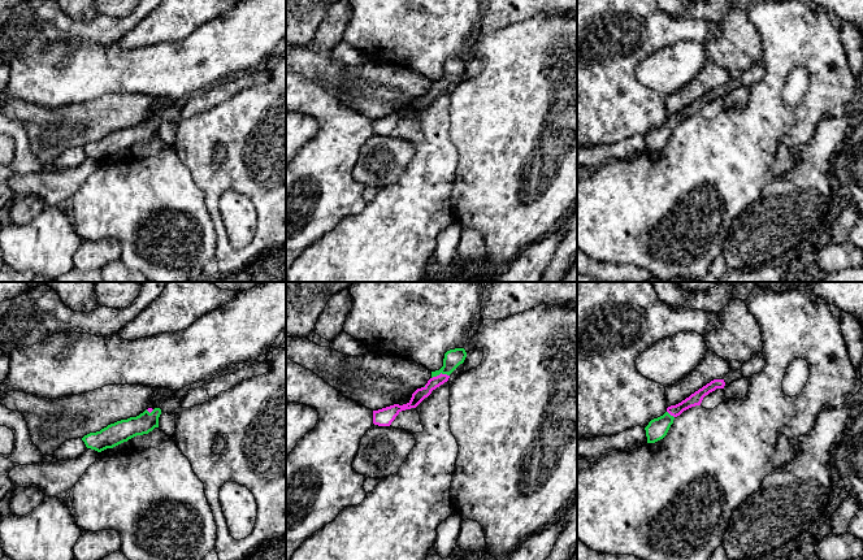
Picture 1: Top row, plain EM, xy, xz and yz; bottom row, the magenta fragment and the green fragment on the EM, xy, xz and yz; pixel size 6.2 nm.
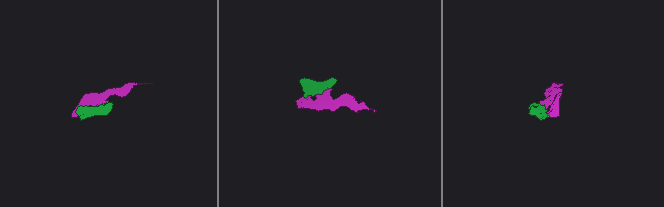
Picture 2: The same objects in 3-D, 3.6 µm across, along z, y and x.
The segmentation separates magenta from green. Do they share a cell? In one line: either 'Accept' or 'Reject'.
Accept

